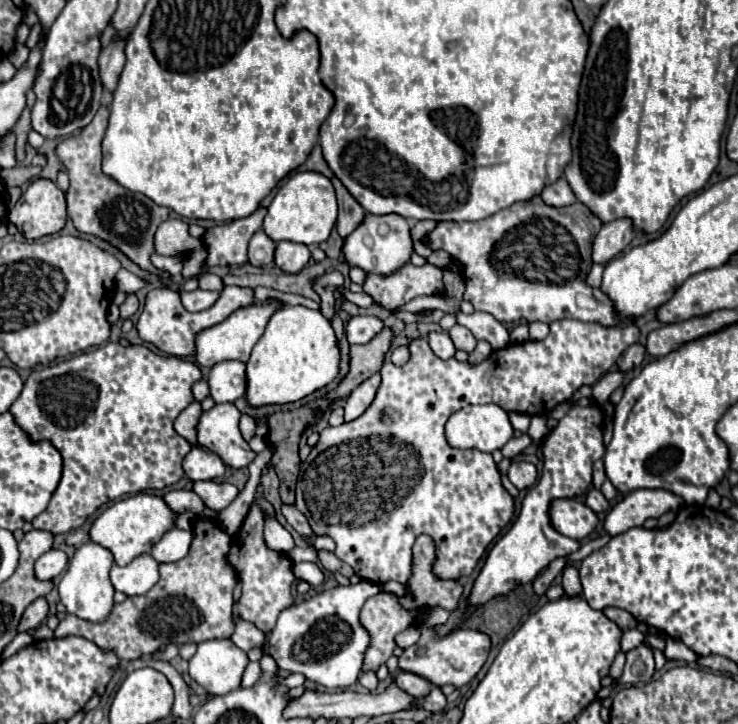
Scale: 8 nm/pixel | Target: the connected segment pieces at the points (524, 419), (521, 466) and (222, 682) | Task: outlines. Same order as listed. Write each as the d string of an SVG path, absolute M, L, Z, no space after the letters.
M509 411L509 421L511 421L513 429L517 429L517 431L521 431L521 433L527 433L531 417L529 417L529 415L525 415L525 413L515 413L515 411Z
M519 461L519 463L513 463L509 473L507 473L509 481L521 491L521 489L529 489L535 485L537 481L537 467L533 463L527 463L527 461Z
M211 639L197 645L189 675L211 695L227 695L241 685L249 659L231 639Z

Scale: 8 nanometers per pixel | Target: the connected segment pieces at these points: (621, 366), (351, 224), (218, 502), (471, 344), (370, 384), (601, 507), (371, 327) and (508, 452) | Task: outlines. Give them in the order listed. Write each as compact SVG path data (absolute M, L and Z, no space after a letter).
M635 343L635 345L627 347L627 349L621 353L621 357L617 359L617 369L623 371L623 373L627 373L627 371L639 367L641 361L643 361L643 355L645 355L645 349L643 349L641 345Z
M333 175L333 185L337 191L337 203L339 203L339 217L337 217L337 231L341 237L347 237L347 233L351 233L351 229L355 229L355 225L359 225L359 221L363 221L363 213L365 209L357 203L357 199L347 191L347 187Z
M197 481L197 483L193 483L193 491L213 511L223 511L239 493L239 489L235 485L215 483L215 481Z
M455 325L449 331L449 337L453 339L453 343L455 343L457 349L467 351L467 353L471 353L475 349L475 345L477 345L477 339L473 337L473 333L467 327L461 327L461 325Z
M375 373L369 379L365 379L357 389L351 391L351 395L345 399L345 421L353 421L355 417L365 413L365 409L375 399L379 383L381 383L381 375Z
M591 487L585 495L585 503L595 511L595 513L605 513L609 509L609 501L603 497L603 493L595 487Z
M351 317L347 327L345 327L345 335L347 335L347 341L351 345L355 343L369 343L379 331L383 329L383 323L381 319L377 317Z
M519 435L519 437L511 437L505 445L503 445L503 449L501 449L501 453L503 453L503 457L515 457L515 455L519 455L527 445L531 445L531 439L529 439L529 435Z

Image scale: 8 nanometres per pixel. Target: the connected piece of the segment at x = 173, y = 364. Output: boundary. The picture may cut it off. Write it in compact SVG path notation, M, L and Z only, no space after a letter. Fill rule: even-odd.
M107 341L105 345L93 349L93 351L85 351L81 355L75 355L67 361L61 361L57 365L51 365L51 367L43 367L43 369L37 369L29 375L29 379L25 381L25 387L21 391L21 395L17 397L17 401L11 405L11 415L15 419L15 423L29 435L31 441L49 441L59 453L61 453L61 459L63 459L63 471L61 471L61 479L59 479L59 485L55 489L55 493L51 495L51 501L49 501L49 507L37 515L33 519L33 527L35 529L41 529L41 531L49 531L53 535L57 533L65 533L65 531L71 531L71 529L77 529L81 527L87 517L91 517L101 505L121 497L121 495L135 495L135 493L141 493L141 491L147 491L147 489L165 489L173 483L177 483L181 477L183 477L183 457L191 451L191 445L187 447L187 441L173 429L173 421L179 417L179 413L193 401L193 395L191 395L191 387L195 381L201 379L201 371L195 363L187 361L187 359L179 359L179 357L167 357L167 355L155 355L151 349L143 347L143 345L121 345L121 343L111 343ZM37 427L43 427L43 431L39 431Z

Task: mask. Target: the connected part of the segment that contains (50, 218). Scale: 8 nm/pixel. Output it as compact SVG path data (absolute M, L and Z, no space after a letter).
M35 179L11 209L9 221L27 239L59 233L67 221L65 193L49 179Z

